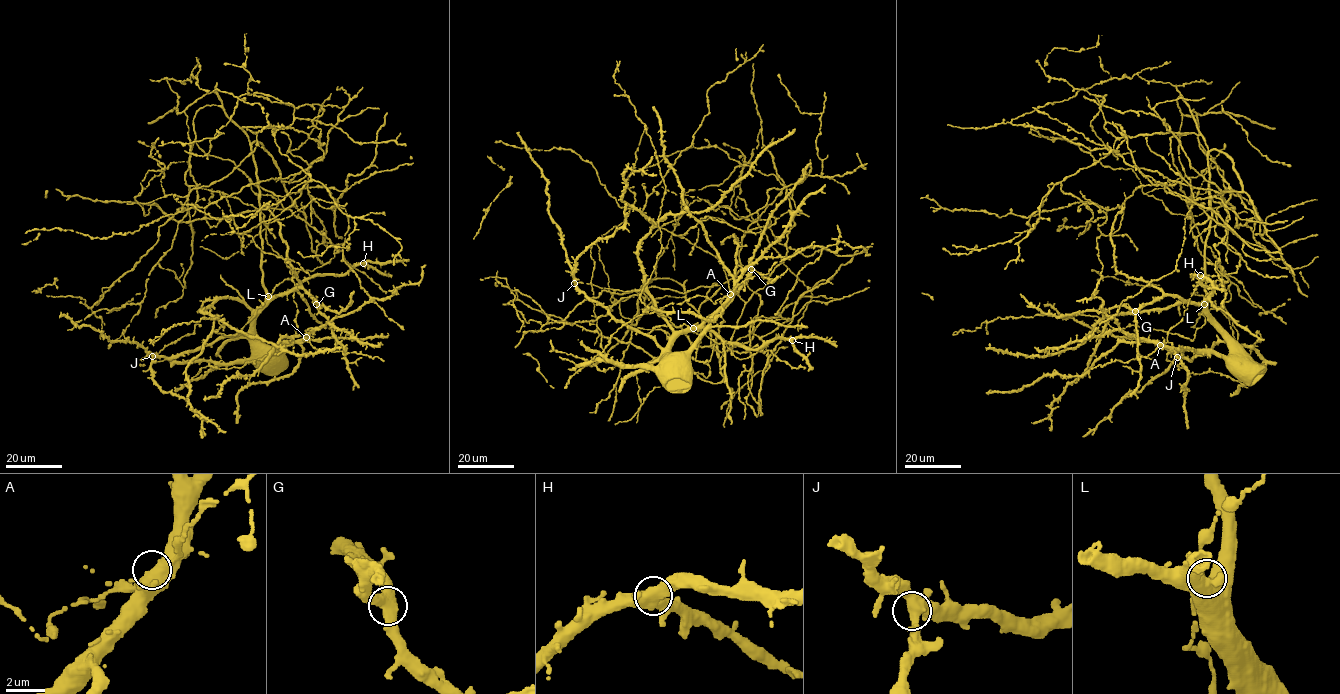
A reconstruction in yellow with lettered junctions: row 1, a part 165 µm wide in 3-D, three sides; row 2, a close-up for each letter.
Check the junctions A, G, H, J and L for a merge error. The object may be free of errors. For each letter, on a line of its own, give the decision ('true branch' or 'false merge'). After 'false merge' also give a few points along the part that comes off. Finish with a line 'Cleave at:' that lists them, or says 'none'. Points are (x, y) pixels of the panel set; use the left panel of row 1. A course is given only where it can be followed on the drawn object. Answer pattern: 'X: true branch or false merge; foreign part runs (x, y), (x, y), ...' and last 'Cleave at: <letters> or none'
A: true branch
G: true branch
H: true branch
J: true branch
L: true branch
Cleave at: none

